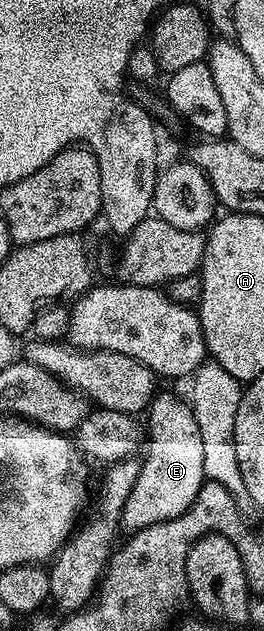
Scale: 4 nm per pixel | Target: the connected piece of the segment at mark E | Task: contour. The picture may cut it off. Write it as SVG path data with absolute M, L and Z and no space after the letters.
M158 391L146 411L145 458L121 513L120 529L128 535L151 524L182 515L194 503L205 477L203 438L192 405L171 392Z

